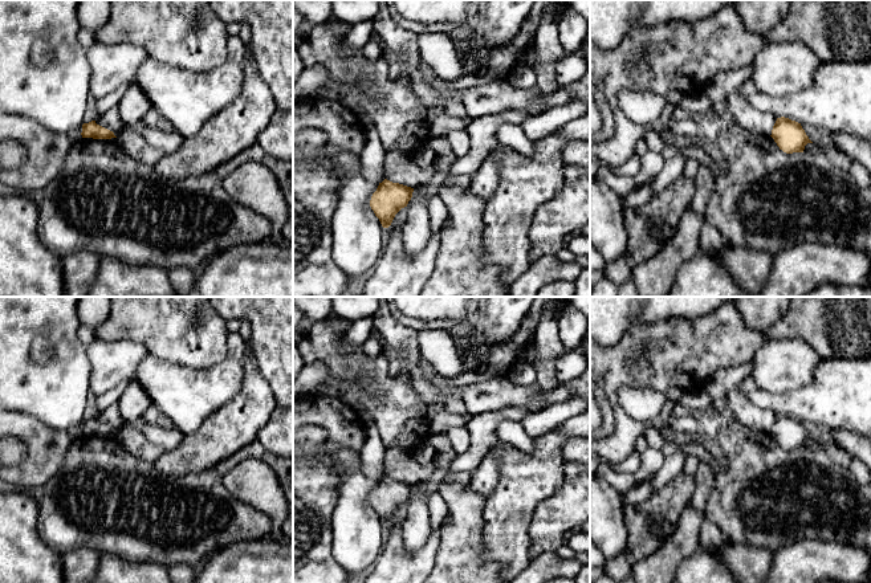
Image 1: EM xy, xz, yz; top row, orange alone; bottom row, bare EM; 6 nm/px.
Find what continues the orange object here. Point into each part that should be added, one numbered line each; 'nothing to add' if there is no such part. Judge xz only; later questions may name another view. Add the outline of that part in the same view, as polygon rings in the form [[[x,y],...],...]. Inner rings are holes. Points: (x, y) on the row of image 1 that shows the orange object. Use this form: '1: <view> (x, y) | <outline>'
nothing to add

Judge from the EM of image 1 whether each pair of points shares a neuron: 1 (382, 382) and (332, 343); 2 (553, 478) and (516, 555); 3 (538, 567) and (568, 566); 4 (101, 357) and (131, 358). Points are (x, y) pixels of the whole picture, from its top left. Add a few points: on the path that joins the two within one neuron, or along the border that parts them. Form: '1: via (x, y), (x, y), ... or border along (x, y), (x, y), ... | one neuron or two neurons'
1: via (371, 369), (366, 363), (345, 357) | one neuron
2: via (533, 496), (516, 513), (516, 535) | one neuron
3: via (545, 567), (561, 567) | one neuron
4: via (109, 358), (123, 358) | one neuron

